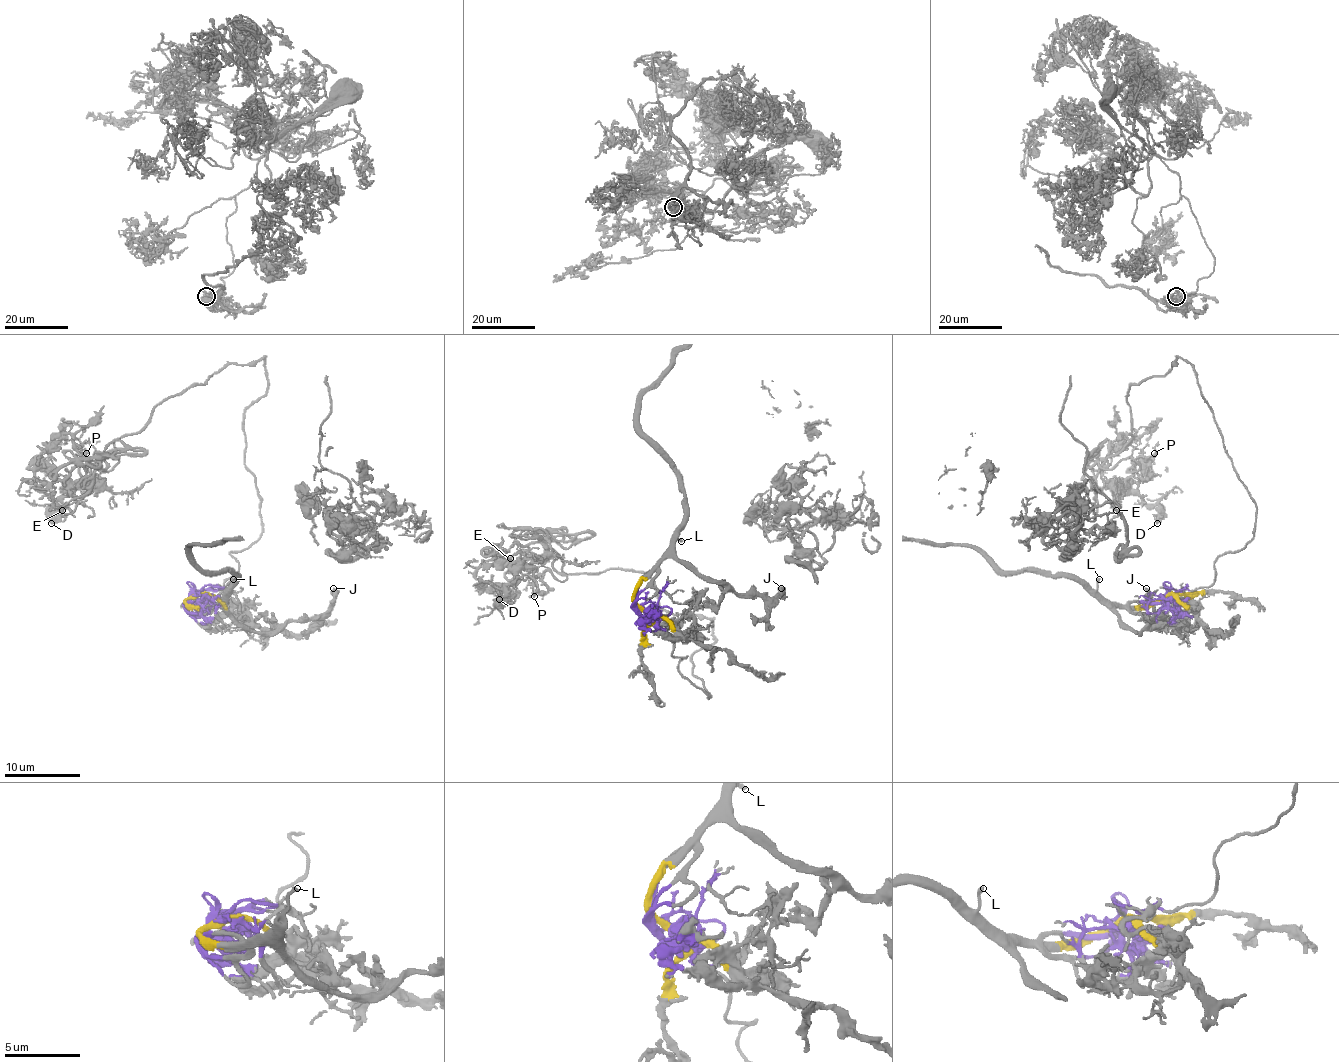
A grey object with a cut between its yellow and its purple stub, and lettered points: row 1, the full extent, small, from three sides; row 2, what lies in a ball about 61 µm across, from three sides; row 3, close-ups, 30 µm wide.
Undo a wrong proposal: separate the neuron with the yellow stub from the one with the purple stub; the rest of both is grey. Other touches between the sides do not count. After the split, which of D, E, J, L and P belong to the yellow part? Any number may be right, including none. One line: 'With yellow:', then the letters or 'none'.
With yellow: J, L

